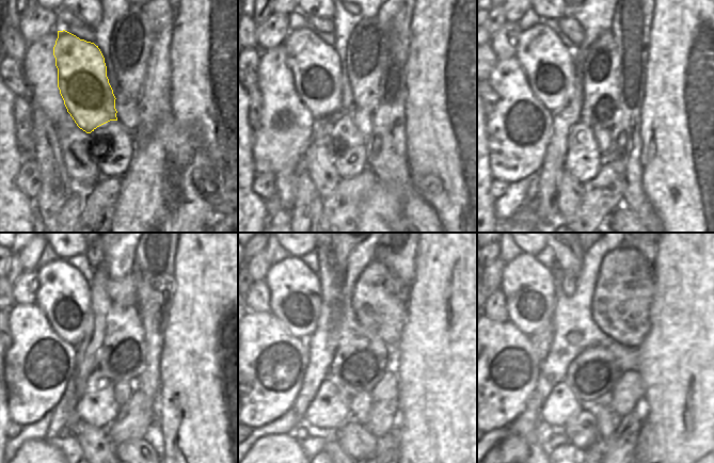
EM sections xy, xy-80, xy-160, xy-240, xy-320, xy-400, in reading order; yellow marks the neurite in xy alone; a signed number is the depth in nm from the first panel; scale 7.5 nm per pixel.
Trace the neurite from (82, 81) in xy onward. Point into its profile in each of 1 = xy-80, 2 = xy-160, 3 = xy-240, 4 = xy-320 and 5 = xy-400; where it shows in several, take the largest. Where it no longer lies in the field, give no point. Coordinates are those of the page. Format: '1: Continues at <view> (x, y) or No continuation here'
1: Continues at xy-80 (315, 65)
2: Continues at xy-160 (550, 66)
3: Continues at xy-240 (63, 294)
4: Continues at xy-320 (295, 298)
5: Continues at xy-400 (529, 287).

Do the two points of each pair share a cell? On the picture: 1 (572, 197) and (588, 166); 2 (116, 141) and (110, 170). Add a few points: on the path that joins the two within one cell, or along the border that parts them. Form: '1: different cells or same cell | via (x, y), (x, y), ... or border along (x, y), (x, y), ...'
1: different cells | border along (564, 169), (582, 185)
2: same cell | via (114, 148), (112, 162)

